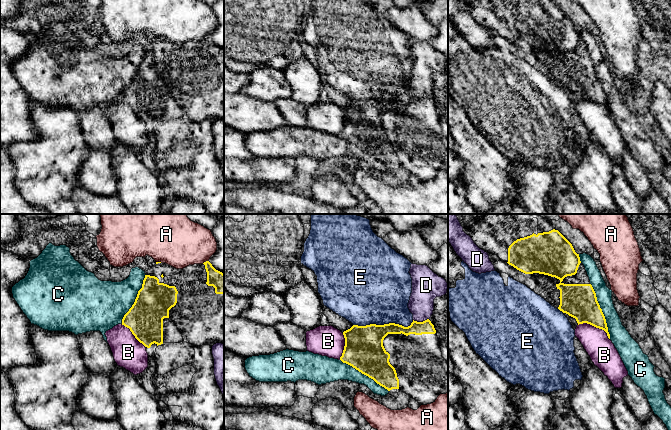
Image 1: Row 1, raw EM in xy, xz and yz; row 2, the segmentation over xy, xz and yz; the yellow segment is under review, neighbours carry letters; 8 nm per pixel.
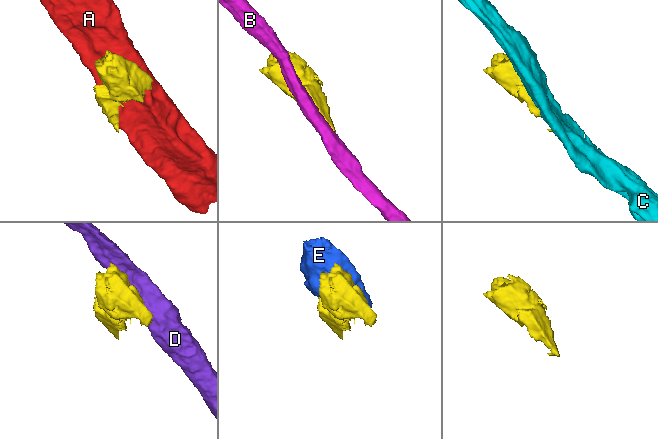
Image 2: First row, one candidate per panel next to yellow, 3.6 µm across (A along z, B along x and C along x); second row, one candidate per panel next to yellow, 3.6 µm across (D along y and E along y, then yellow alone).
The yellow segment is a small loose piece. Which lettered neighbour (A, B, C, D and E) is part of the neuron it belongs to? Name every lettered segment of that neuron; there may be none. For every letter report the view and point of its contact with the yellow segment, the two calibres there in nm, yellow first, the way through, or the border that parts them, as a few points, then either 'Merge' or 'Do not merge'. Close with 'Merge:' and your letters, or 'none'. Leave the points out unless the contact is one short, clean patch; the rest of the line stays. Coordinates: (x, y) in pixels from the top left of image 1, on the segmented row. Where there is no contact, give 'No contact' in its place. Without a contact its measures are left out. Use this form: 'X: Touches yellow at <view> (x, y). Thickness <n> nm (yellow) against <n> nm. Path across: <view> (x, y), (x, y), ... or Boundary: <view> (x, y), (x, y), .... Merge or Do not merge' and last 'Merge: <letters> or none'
A: Touches yellow at xy (206, 261). Thickness 160 nm (yellow) against 380 nm. Do not merge
B: Touches yellow at yz (595, 326). Thickness 280 nm (yellow) against 220 nm. Do not merge
C: Touches yellow at yz (601, 311). Thickness 280 nm (yellow) against 150 nm. Do not merge
D: Touches yellow at xz (420, 322). Thickness 110 nm (yellow) against 200 nm. Do not merge
E: Touches yellow at xz (384, 324). Thickness 300 nm (yellow) against 480 nm. Do not merge
Merge: none

